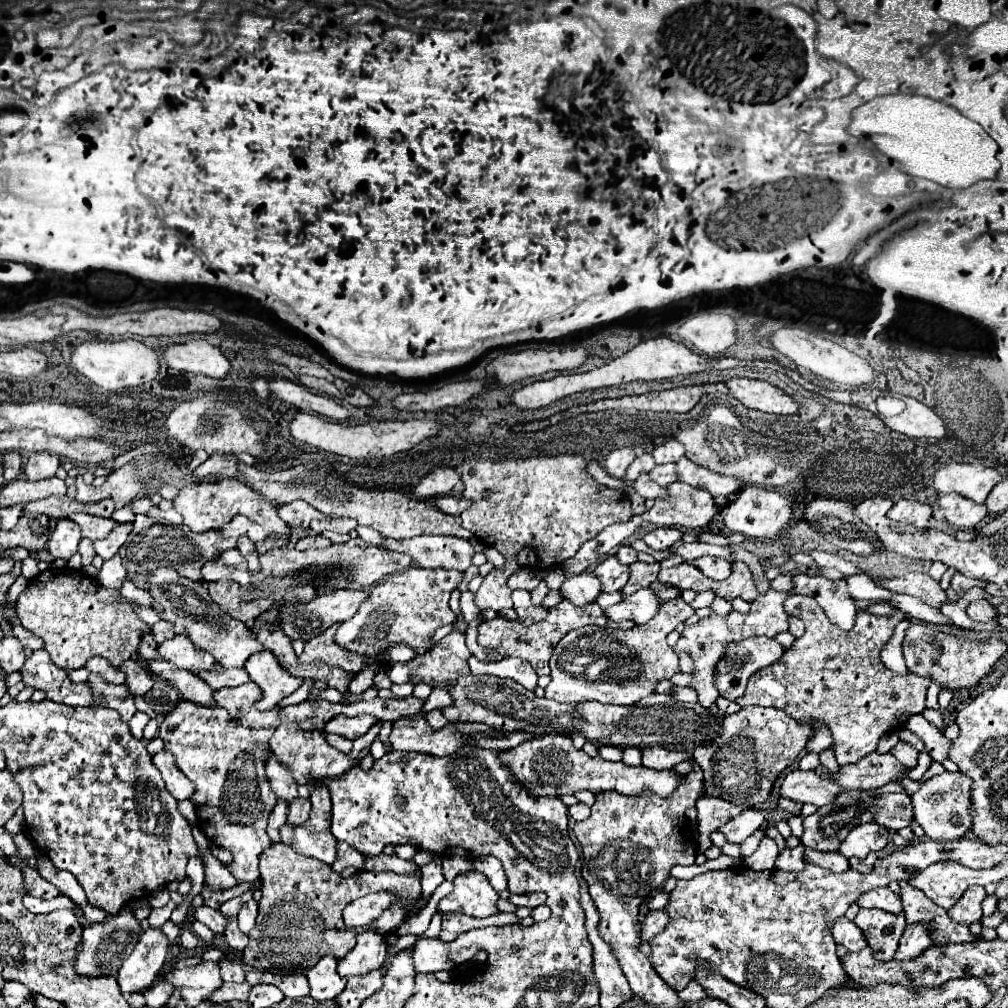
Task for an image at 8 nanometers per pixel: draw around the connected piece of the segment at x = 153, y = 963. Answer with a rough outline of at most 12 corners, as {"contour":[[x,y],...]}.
{"contour":[[160,927],[142,931],[118,971],[122,993],[150,987],[170,941]]}

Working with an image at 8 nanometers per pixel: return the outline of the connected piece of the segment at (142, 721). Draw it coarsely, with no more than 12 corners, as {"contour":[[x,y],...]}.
{"contour":[[136,713],[128,721],[130,733],[142,739],[142,731],[150,717]]}

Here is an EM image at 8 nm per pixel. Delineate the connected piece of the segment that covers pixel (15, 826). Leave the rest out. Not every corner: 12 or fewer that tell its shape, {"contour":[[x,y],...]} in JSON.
{"contour":[[20,806],[4,826],[14,836],[24,828],[24,813]]}

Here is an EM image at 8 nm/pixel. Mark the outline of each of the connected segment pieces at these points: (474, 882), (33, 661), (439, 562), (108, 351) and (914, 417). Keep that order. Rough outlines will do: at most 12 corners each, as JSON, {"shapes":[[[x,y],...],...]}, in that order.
{"shapes":[[[466,871],[438,913],[490,917],[500,895],[484,873]],[[44,649],[26,659],[26,685],[66,705],[94,705],[90,685],[72,683]],[[452,535],[388,539],[422,569],[464,573],[474,547]],[[82,341],[70,363],[102,389],[152,381],[156,351],[140,341]],[[914,397],[884,423],[908,437],[944,437],[944,421]]]}

